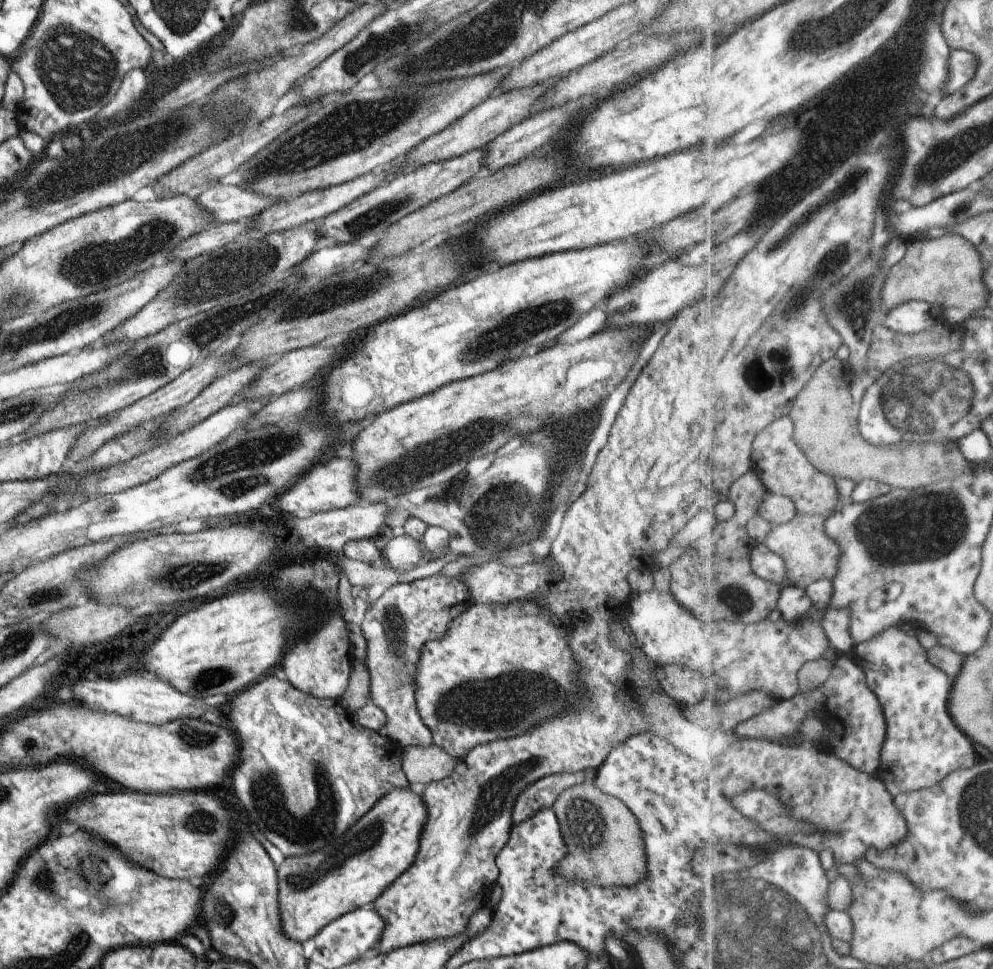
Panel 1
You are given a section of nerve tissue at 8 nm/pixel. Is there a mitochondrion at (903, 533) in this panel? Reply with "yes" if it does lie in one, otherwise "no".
yes

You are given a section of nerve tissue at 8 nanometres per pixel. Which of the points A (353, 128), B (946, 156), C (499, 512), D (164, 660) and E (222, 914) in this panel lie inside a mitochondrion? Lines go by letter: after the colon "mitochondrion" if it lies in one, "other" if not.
A: mitochondrion
B: mitochondrion
C: mitochondrion
D: other
E: mitochondrion

